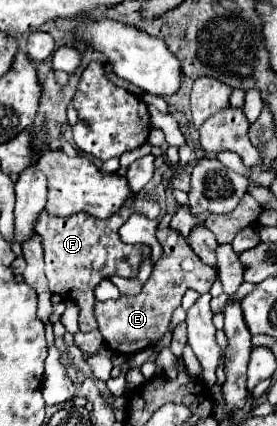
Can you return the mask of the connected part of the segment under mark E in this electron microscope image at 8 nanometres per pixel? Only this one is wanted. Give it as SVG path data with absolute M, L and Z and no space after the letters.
M170 227L158 229L158 241L162 245L162 257L156 261L152 275L142 285L142 291L134 297L120 295L116 301L110 299L94 305L94 317L98 321L98 329L104 341L112 351L122 355L135 354L146 347L156 345L170 329L172 313L181 306L184 291L210 291L216 279L216 271L204 265L196 257L196 253L188 249L188 243L180 233L172 231Z

